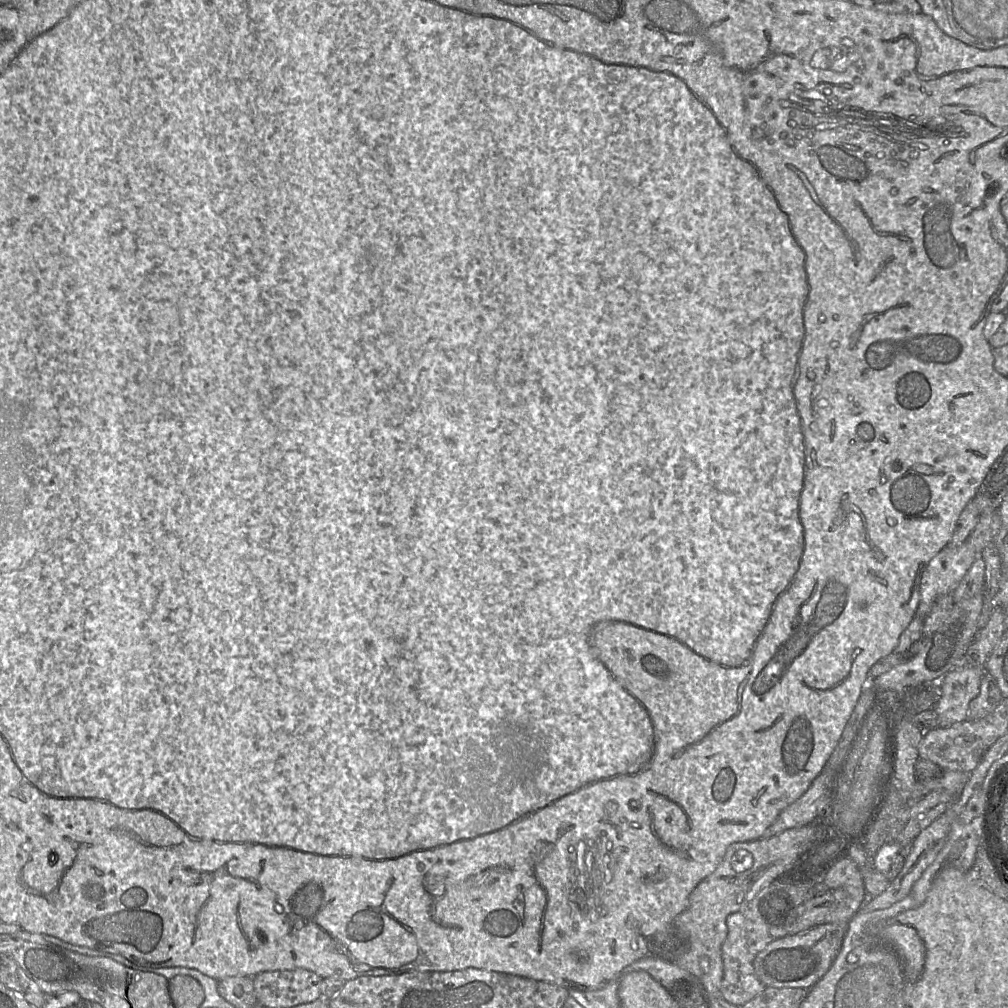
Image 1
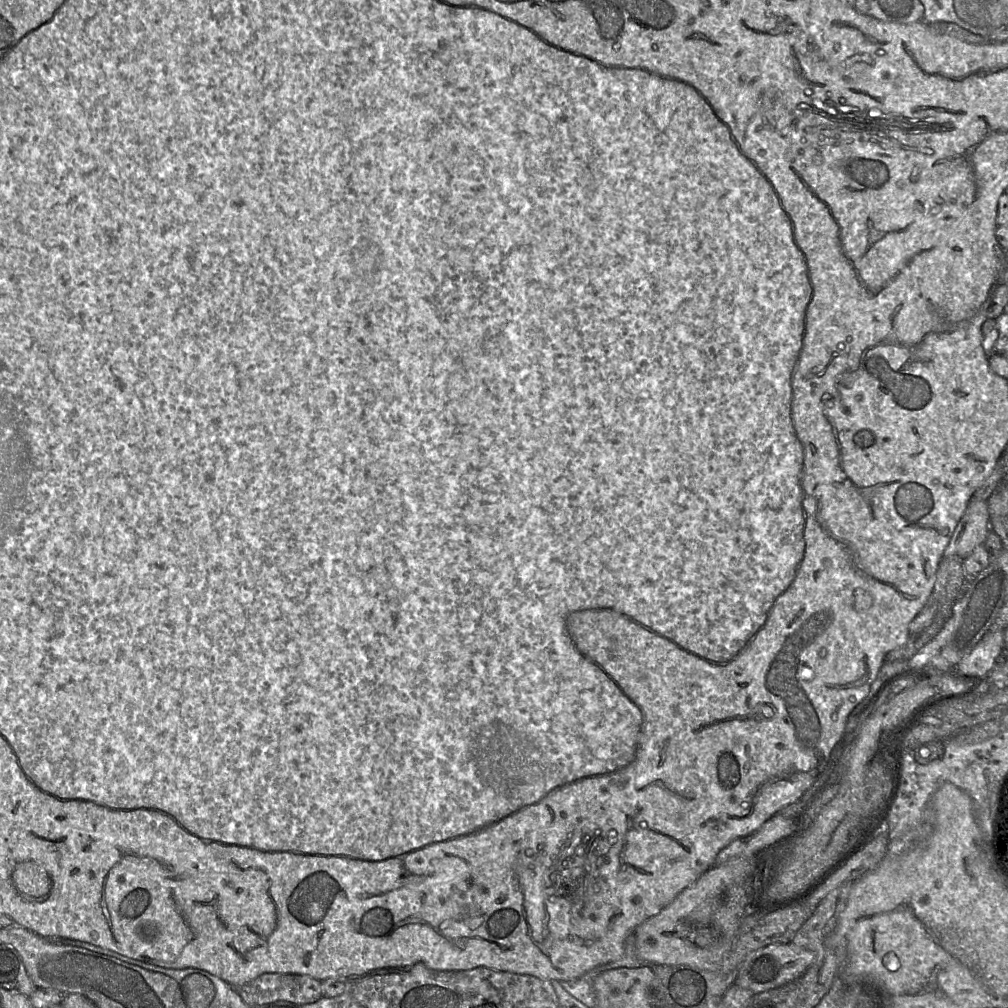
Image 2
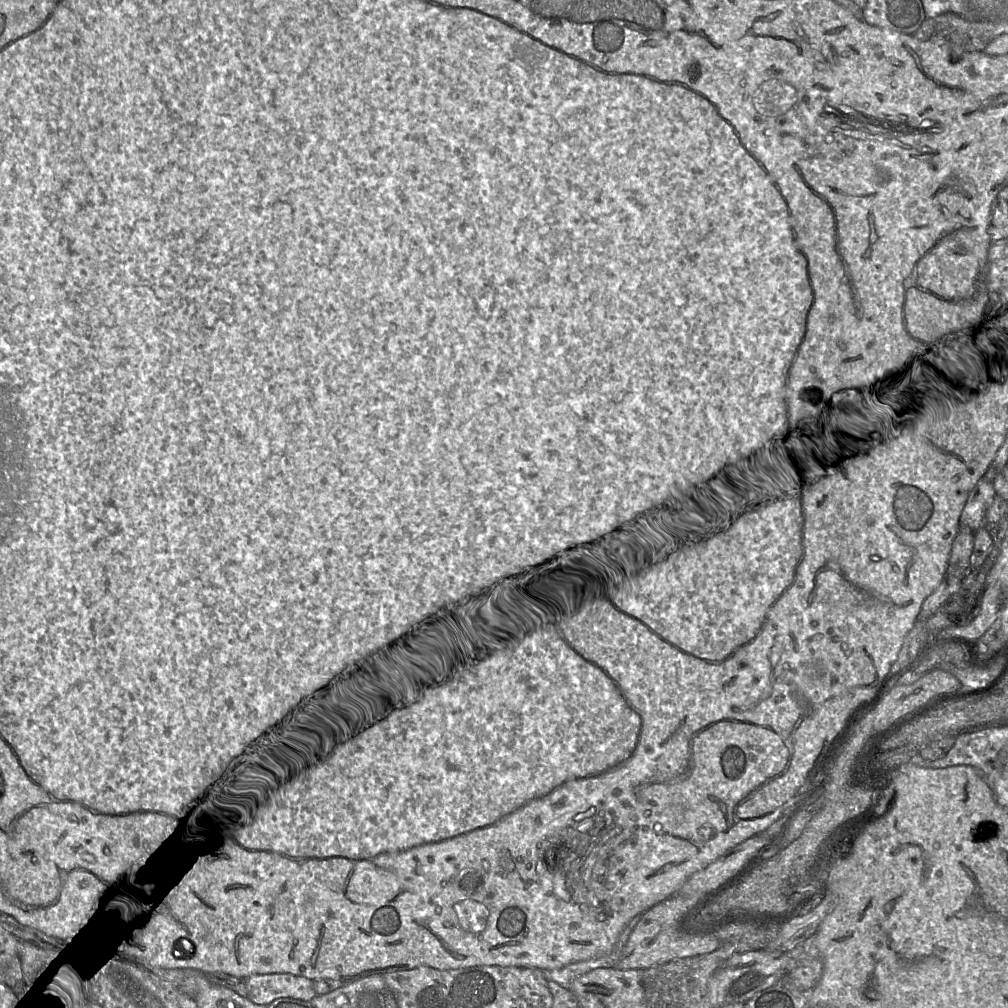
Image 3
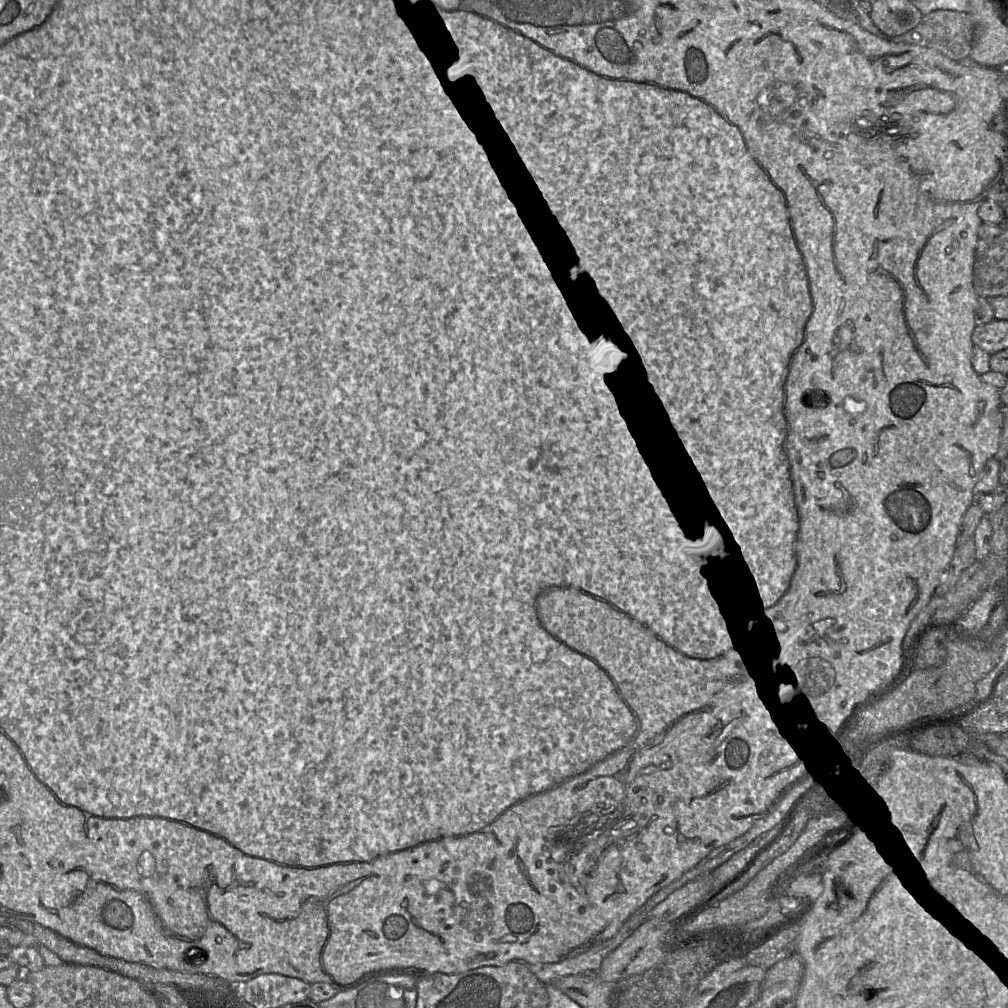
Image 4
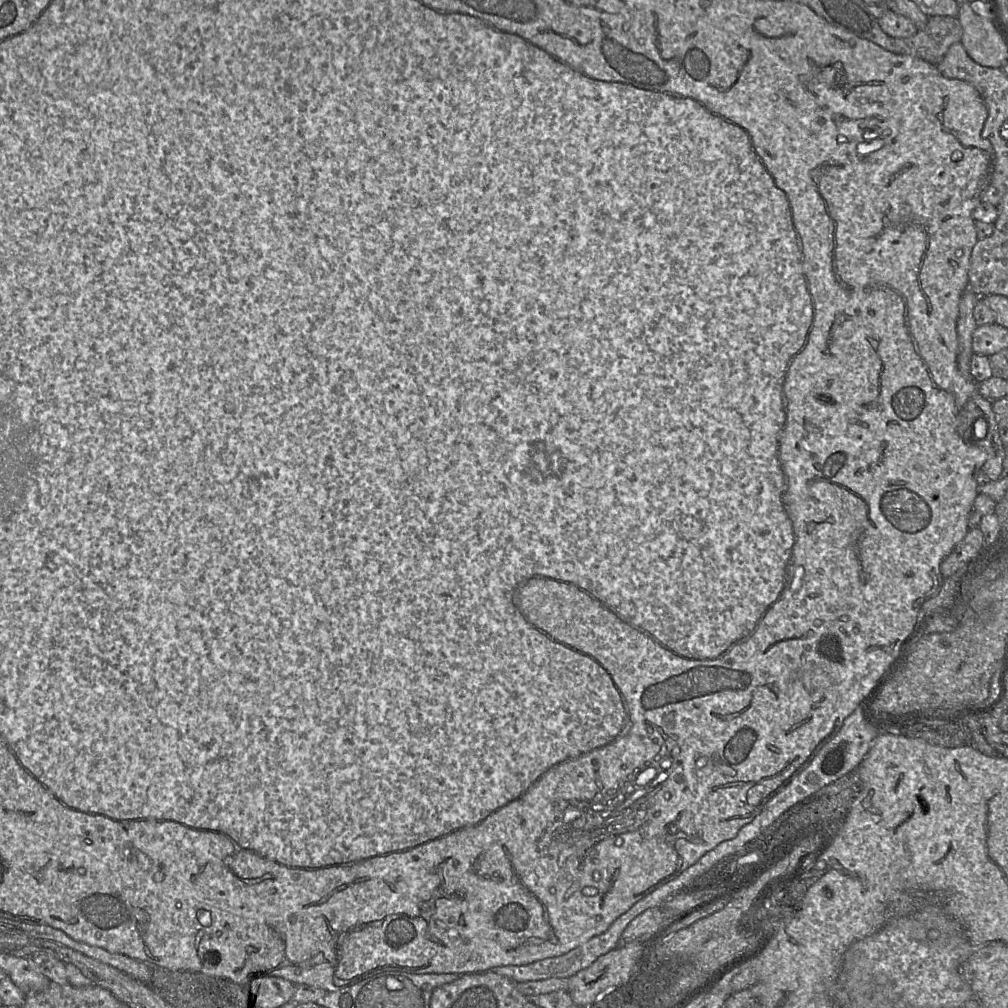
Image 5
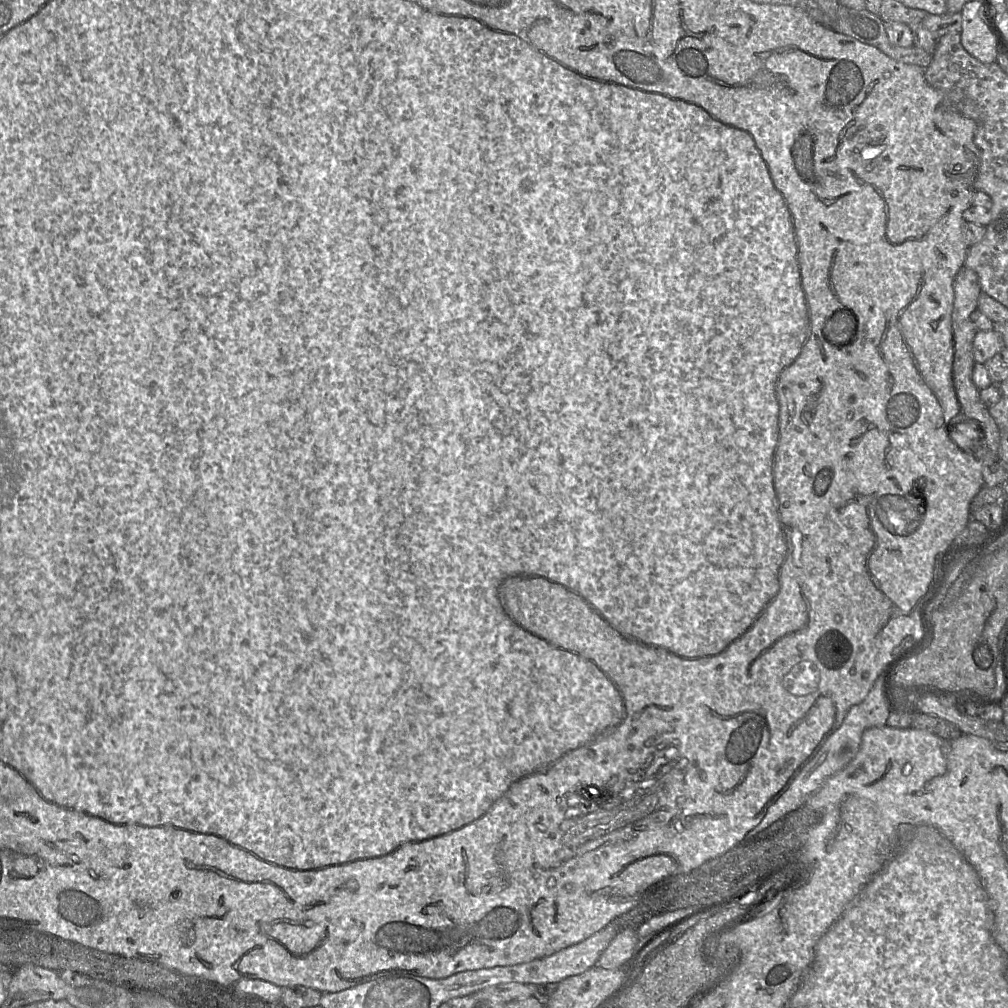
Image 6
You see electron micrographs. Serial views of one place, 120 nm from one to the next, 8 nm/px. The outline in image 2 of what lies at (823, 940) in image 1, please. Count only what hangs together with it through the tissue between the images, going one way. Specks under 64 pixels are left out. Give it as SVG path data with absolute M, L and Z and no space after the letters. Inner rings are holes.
M793 942L771 944L749 953L742 962L734 984L754 994L777 988L800 977L814 962L812 951Z

